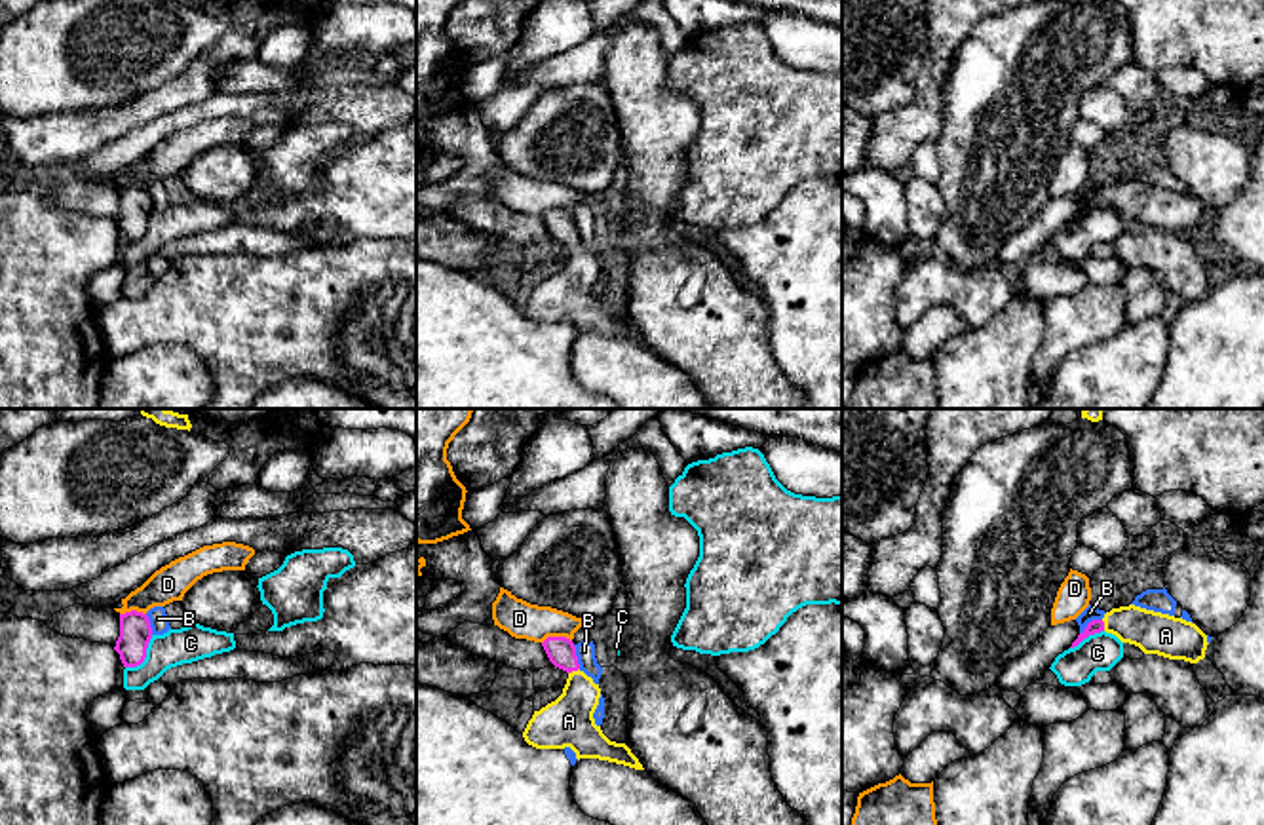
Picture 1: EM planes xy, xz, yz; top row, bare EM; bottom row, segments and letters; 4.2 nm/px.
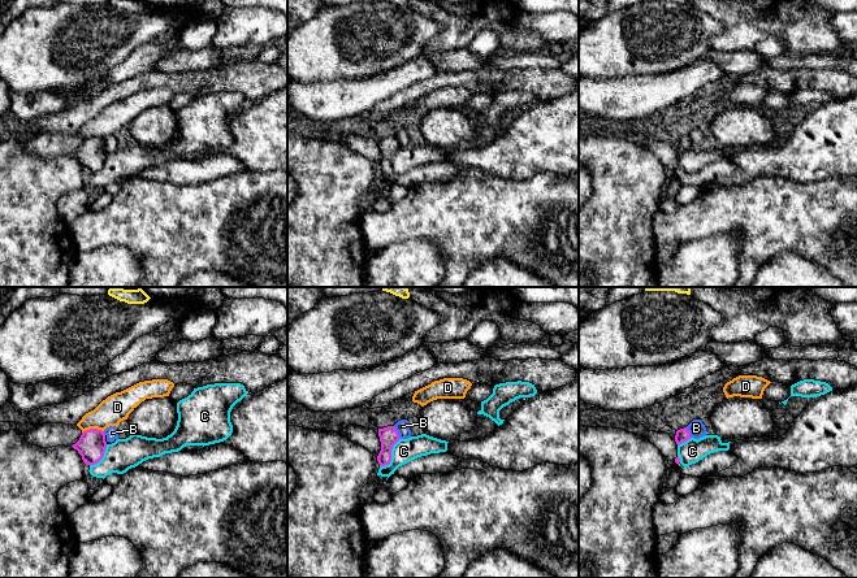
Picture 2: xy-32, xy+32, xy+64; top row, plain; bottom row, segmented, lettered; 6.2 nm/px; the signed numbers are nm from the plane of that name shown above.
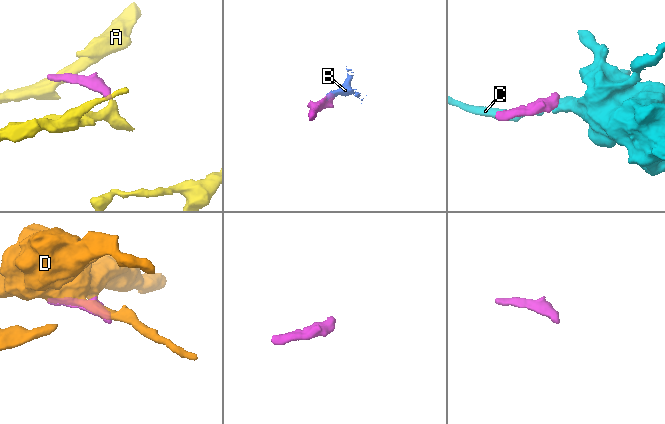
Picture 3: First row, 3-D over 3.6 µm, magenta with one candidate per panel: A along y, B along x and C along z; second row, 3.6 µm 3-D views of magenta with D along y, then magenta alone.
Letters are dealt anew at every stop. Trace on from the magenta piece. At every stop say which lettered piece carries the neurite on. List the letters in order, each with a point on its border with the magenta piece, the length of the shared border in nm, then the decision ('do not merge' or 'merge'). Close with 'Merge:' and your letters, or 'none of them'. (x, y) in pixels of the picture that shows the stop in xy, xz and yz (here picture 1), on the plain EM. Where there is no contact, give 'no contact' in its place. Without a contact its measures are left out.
A: xz (573, 244) | 50 nm | merge
B: yz (1090, 196) | 120 nm | do not merge
C: xy (145, 230) | 180 nm | do not merge
D: xz (555, 211) | 130 nm | do not merge
Merge: A

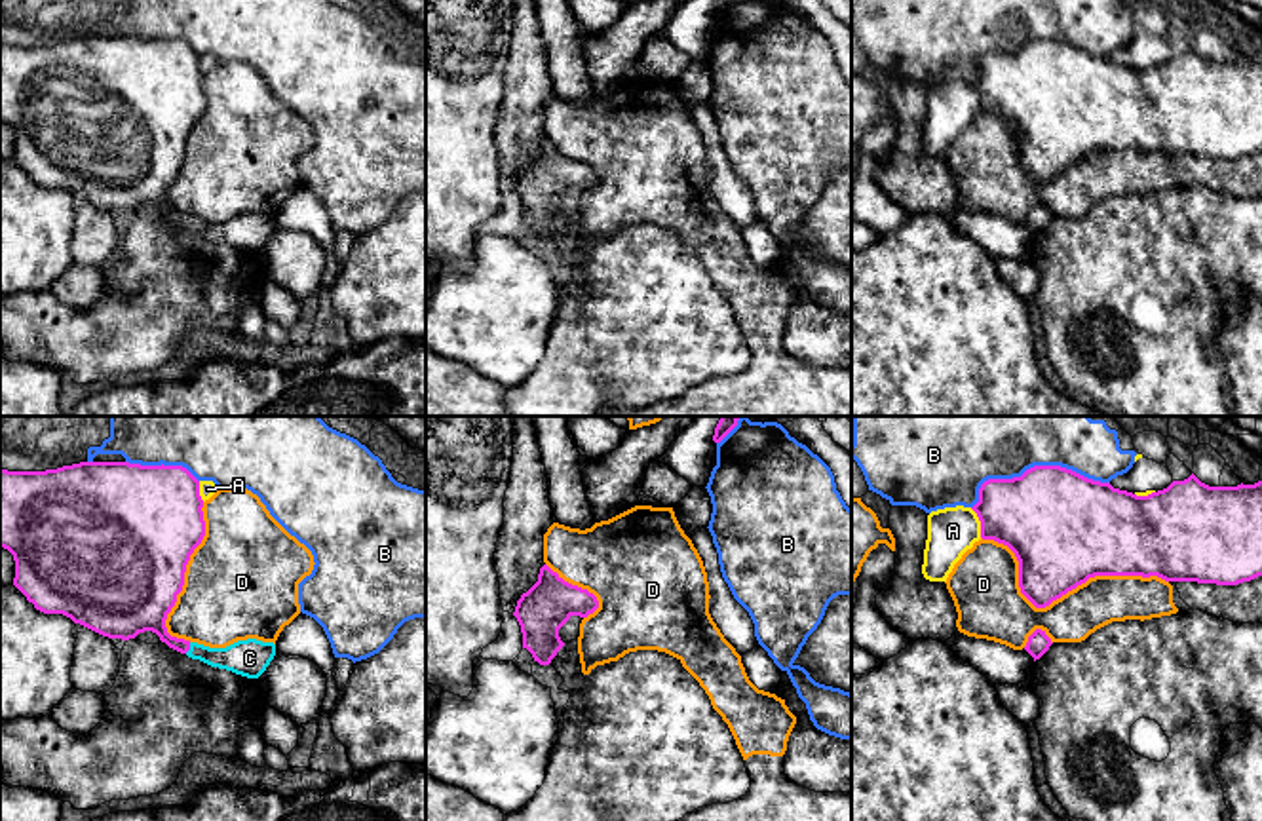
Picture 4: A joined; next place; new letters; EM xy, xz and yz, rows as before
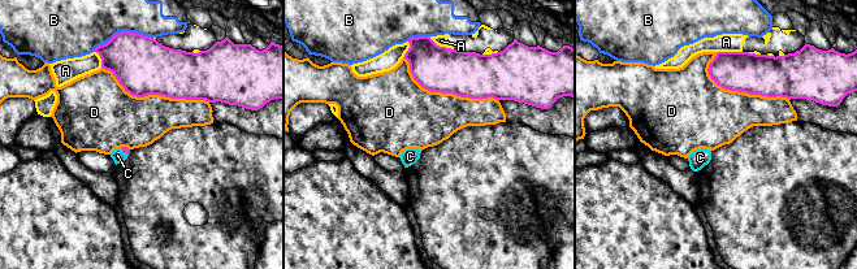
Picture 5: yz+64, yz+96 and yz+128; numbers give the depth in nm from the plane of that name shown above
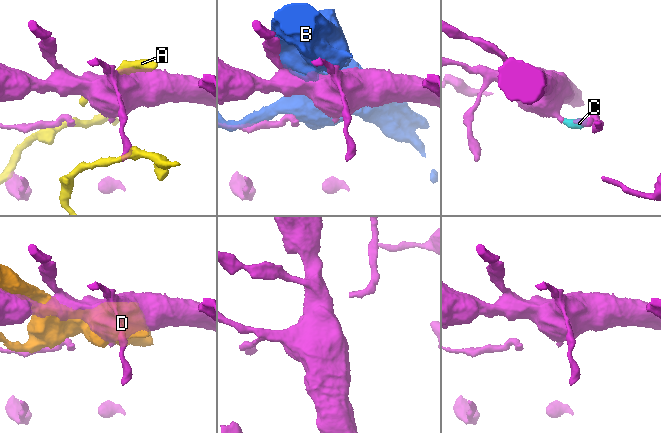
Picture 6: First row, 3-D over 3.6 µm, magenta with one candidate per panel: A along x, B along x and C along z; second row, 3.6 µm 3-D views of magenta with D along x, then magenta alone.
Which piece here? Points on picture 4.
A: yz (981, 97) | 140 nm | do not merge
B: yz (1034, 40) | 600 nm | do not merge
C: xy (189, 223) | 50 nm | merge
D: yz (1059, 171) | 800 nm | do not merge
Merge: C

